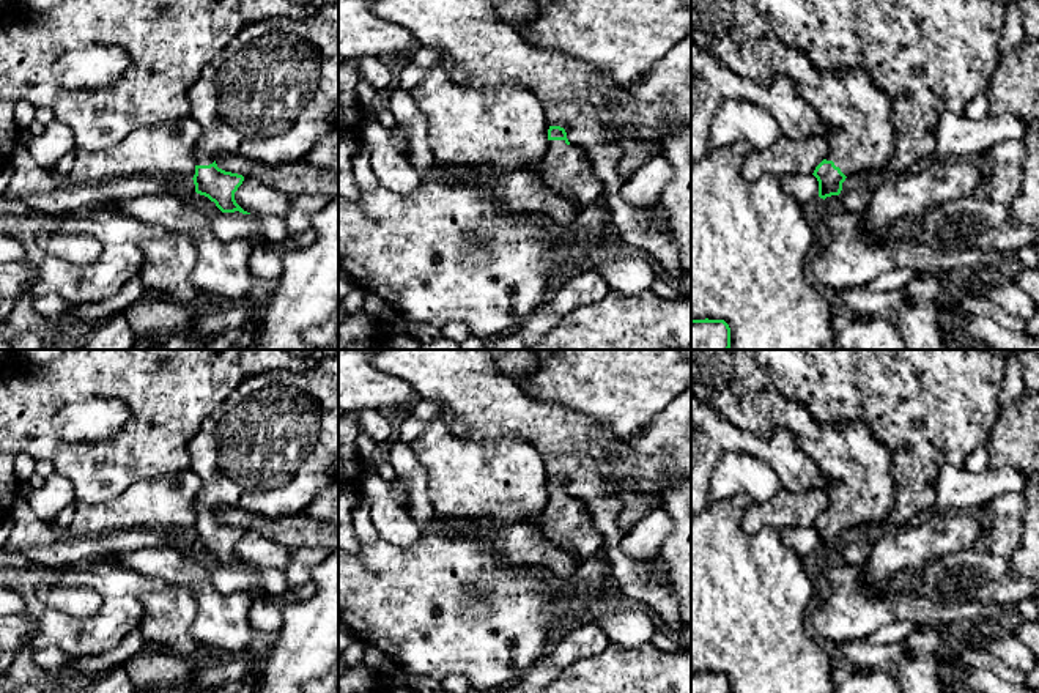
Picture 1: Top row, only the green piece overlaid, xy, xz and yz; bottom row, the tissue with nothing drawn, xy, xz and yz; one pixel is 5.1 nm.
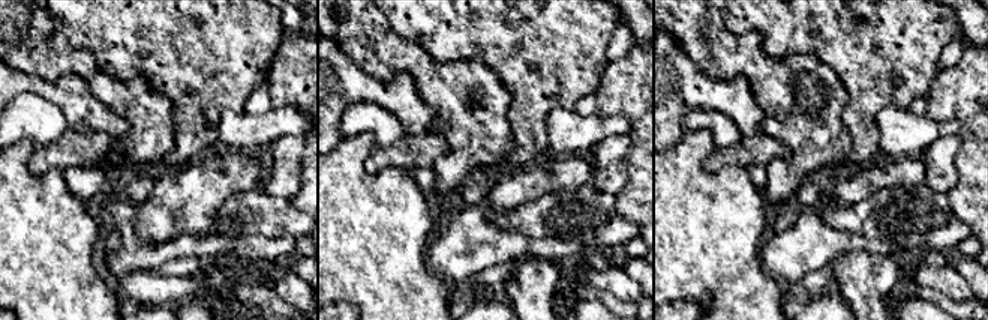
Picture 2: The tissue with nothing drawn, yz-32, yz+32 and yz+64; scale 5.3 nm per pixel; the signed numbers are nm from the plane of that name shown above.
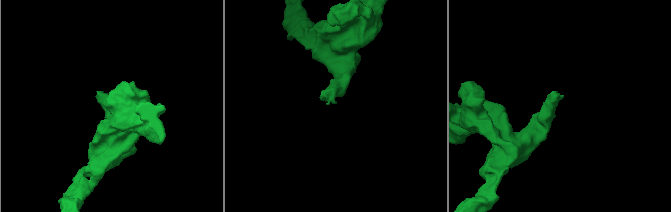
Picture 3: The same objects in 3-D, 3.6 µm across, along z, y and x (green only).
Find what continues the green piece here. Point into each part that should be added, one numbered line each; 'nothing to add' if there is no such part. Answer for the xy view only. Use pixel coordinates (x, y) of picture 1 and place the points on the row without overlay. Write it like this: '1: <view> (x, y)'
1: xy (271, 448)

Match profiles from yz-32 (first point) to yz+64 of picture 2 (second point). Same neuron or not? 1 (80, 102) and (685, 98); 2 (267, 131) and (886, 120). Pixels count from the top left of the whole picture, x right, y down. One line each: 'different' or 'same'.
1: same
2: same

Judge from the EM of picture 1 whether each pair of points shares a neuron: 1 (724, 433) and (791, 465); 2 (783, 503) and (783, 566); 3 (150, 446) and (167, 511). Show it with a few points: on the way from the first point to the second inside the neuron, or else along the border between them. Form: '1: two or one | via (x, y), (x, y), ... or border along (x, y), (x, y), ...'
1: one | via (740, 440), (775, 449)
2: two | border along (743, 528), (780, 531)
3: two | border along (188, 466), (177, 473), (139, 479), (123, 490)

